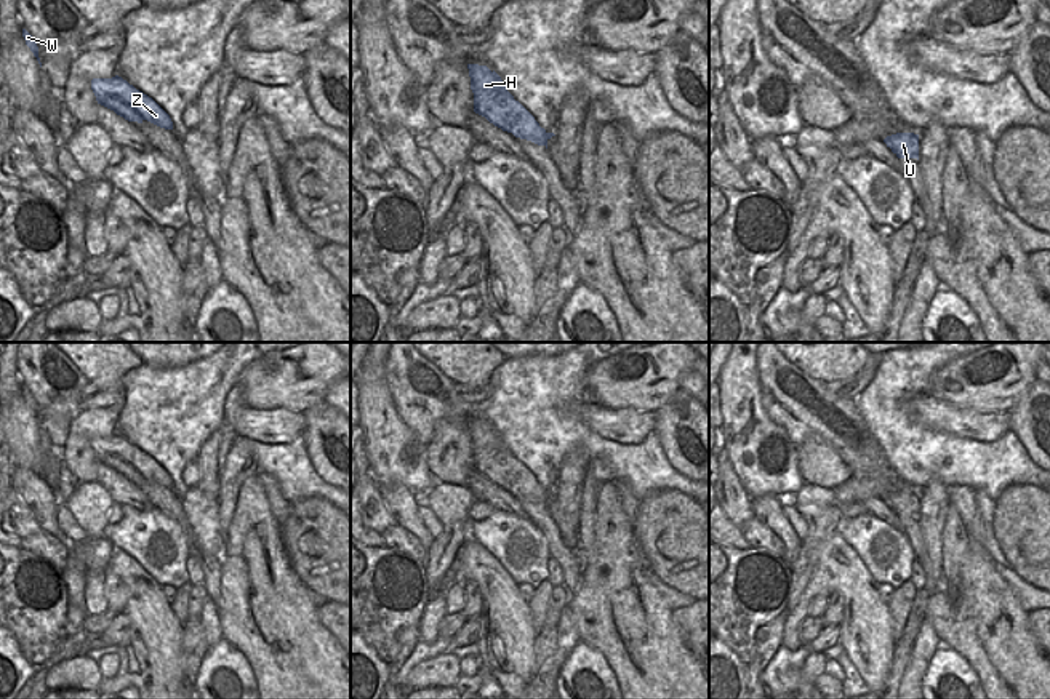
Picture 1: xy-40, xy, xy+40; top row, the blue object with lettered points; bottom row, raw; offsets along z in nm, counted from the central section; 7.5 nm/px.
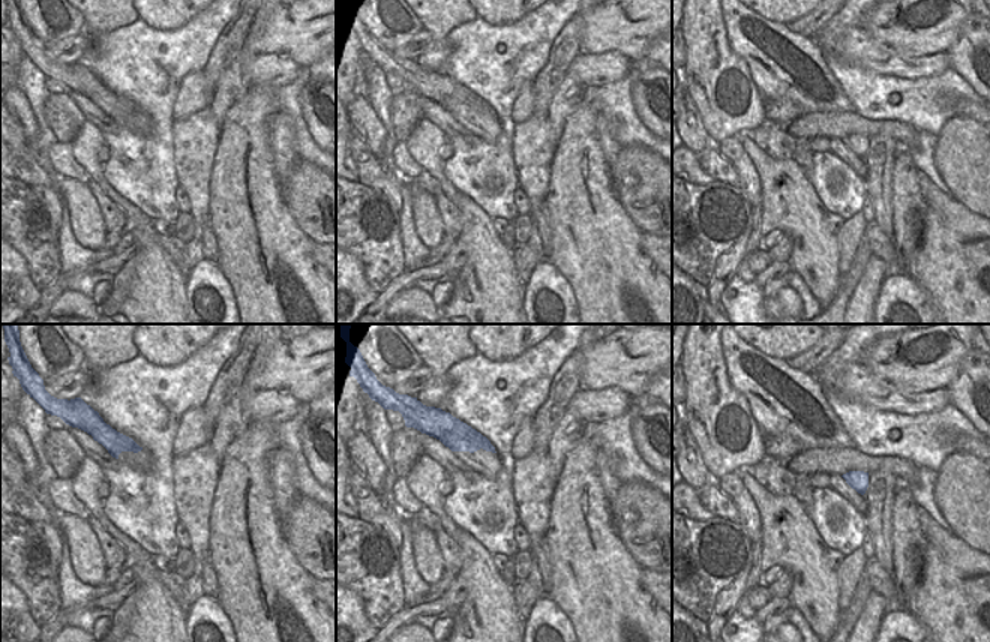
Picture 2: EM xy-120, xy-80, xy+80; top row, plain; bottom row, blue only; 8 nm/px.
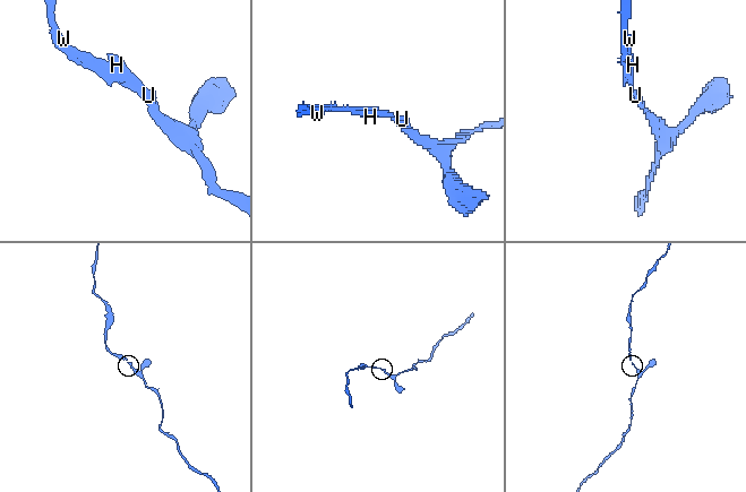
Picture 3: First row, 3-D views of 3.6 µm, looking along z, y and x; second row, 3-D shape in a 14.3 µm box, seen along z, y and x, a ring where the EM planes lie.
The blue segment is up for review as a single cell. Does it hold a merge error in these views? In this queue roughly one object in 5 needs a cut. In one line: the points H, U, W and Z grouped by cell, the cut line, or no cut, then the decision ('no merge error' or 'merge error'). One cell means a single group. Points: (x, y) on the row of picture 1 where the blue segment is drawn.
H U W Z | no cut | no merge error

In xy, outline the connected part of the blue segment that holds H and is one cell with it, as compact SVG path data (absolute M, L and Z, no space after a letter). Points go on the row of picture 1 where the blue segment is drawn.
M467 64L474 112L515 138L531 141L547 149L547 141L555 136L547 133L535 117L506 90L501 77L487 66Z

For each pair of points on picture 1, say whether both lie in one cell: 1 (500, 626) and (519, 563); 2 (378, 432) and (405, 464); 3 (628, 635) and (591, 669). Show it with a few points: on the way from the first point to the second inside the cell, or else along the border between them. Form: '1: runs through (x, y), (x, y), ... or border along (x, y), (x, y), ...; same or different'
1: border along (490, 552), (517, 586); different
2: runs through (386, 440), (399, 456); same
3: border along (580, 639), (602, 655), (618, 682); different

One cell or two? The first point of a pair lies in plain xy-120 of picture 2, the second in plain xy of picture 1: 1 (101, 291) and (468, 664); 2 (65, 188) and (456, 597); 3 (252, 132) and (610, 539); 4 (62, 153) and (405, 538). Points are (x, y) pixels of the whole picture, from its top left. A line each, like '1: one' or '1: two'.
1: one
2: one
3: one
4: two

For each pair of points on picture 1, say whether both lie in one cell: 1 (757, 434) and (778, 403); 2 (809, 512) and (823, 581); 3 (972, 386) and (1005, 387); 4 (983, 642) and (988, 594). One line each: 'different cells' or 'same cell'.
1: different cells
2: different cells
3: same cell
4: same cell

